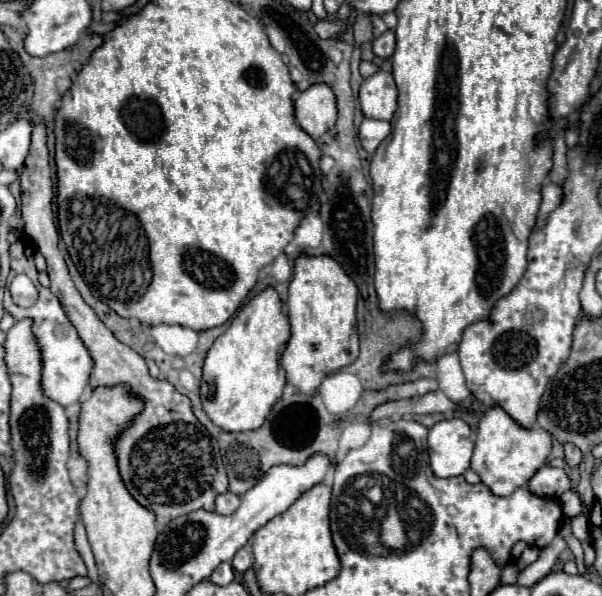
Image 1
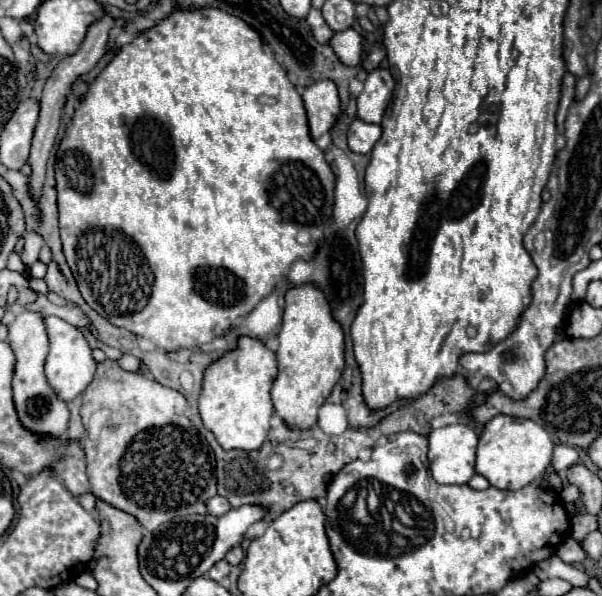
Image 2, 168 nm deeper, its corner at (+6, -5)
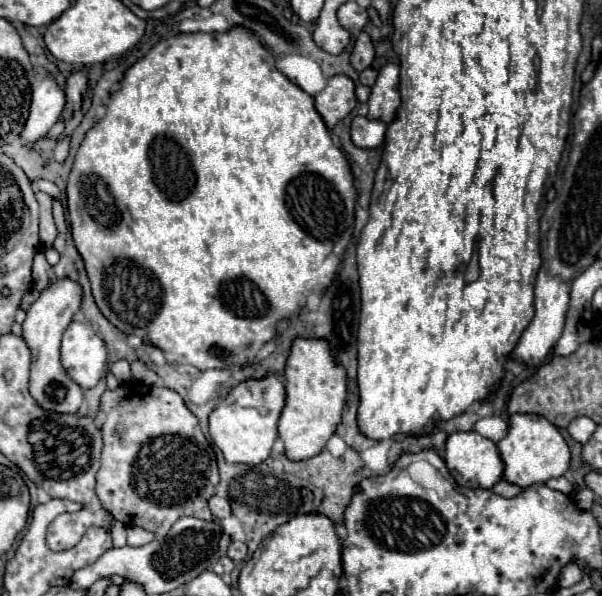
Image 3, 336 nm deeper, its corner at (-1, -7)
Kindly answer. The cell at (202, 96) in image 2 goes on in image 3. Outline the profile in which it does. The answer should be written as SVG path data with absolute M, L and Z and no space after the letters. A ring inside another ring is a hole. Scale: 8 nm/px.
M233 26L229 32L225 34L213 34L213 32L189 32L189 34L177 34L171 36L167 40L157 42L141 60L137 60L123 76L121 80L121 88L115 90L109 98L107 104L107 114L85 134L77 154L75 154L75 162L73 162L73 170L69 174L67 180L67 210L69 210L69 224L71 224L71 234L73 234L73 242L77 252L81 254L83 262L85 262L85 270L91 282L91 292L95 298L97 308L101 310L101 314L115 324L121 332L125 334L135 334L139 336L145 344L159 348L167 362L179 362L179 364L191 364L199 370L209 370L209 368L227 368L227 366L245 366L249 364L257 350L275 338L275 322L279 320L287 320L299 306L305 306L307 296L315 290L315 292L325 292L331 284L331 280L335 278L335 270L337 270L337 262L333 258L329 258L329 254L333 252L333 244L335 240L345 234L349 228L353 228L353 220L355 220L355 204L357 204L357 192L353 186L353 174L349 170L349 162L345 158L345 154L335 148L331 134L323 122L323 118L317 114L315 106L313 106L313 98L303 92L297 84L293 84L277 66L275 66L275 56L263 46L263 42L249 32L245 26Z

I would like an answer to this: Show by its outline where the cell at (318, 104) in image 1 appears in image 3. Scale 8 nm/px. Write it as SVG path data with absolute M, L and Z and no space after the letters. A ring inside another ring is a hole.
M337 74L327 80L327 86L323 92L319 92L315 98L315 108L325 120L327 128L333 130L333 126L343 120L355 106L357 106L357 96L355 96L355 84L351 78Z

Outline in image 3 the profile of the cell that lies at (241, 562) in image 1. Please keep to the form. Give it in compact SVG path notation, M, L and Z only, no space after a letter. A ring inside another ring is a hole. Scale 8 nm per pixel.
M231 542L231 548L229 548L227 556L229 556L233 562L245 560L245 558L247 558L247 544L245 544L245 542Z

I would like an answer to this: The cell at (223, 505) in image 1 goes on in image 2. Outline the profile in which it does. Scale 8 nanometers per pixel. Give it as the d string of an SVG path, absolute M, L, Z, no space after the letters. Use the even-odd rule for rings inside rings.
M222 496L210 498L210 500L206 502L206 506L208 506L208 514L212 514L212 516L222 516L222 514L226 514L226 512L232 508L230 502L228 502L226 498L222 498Z

